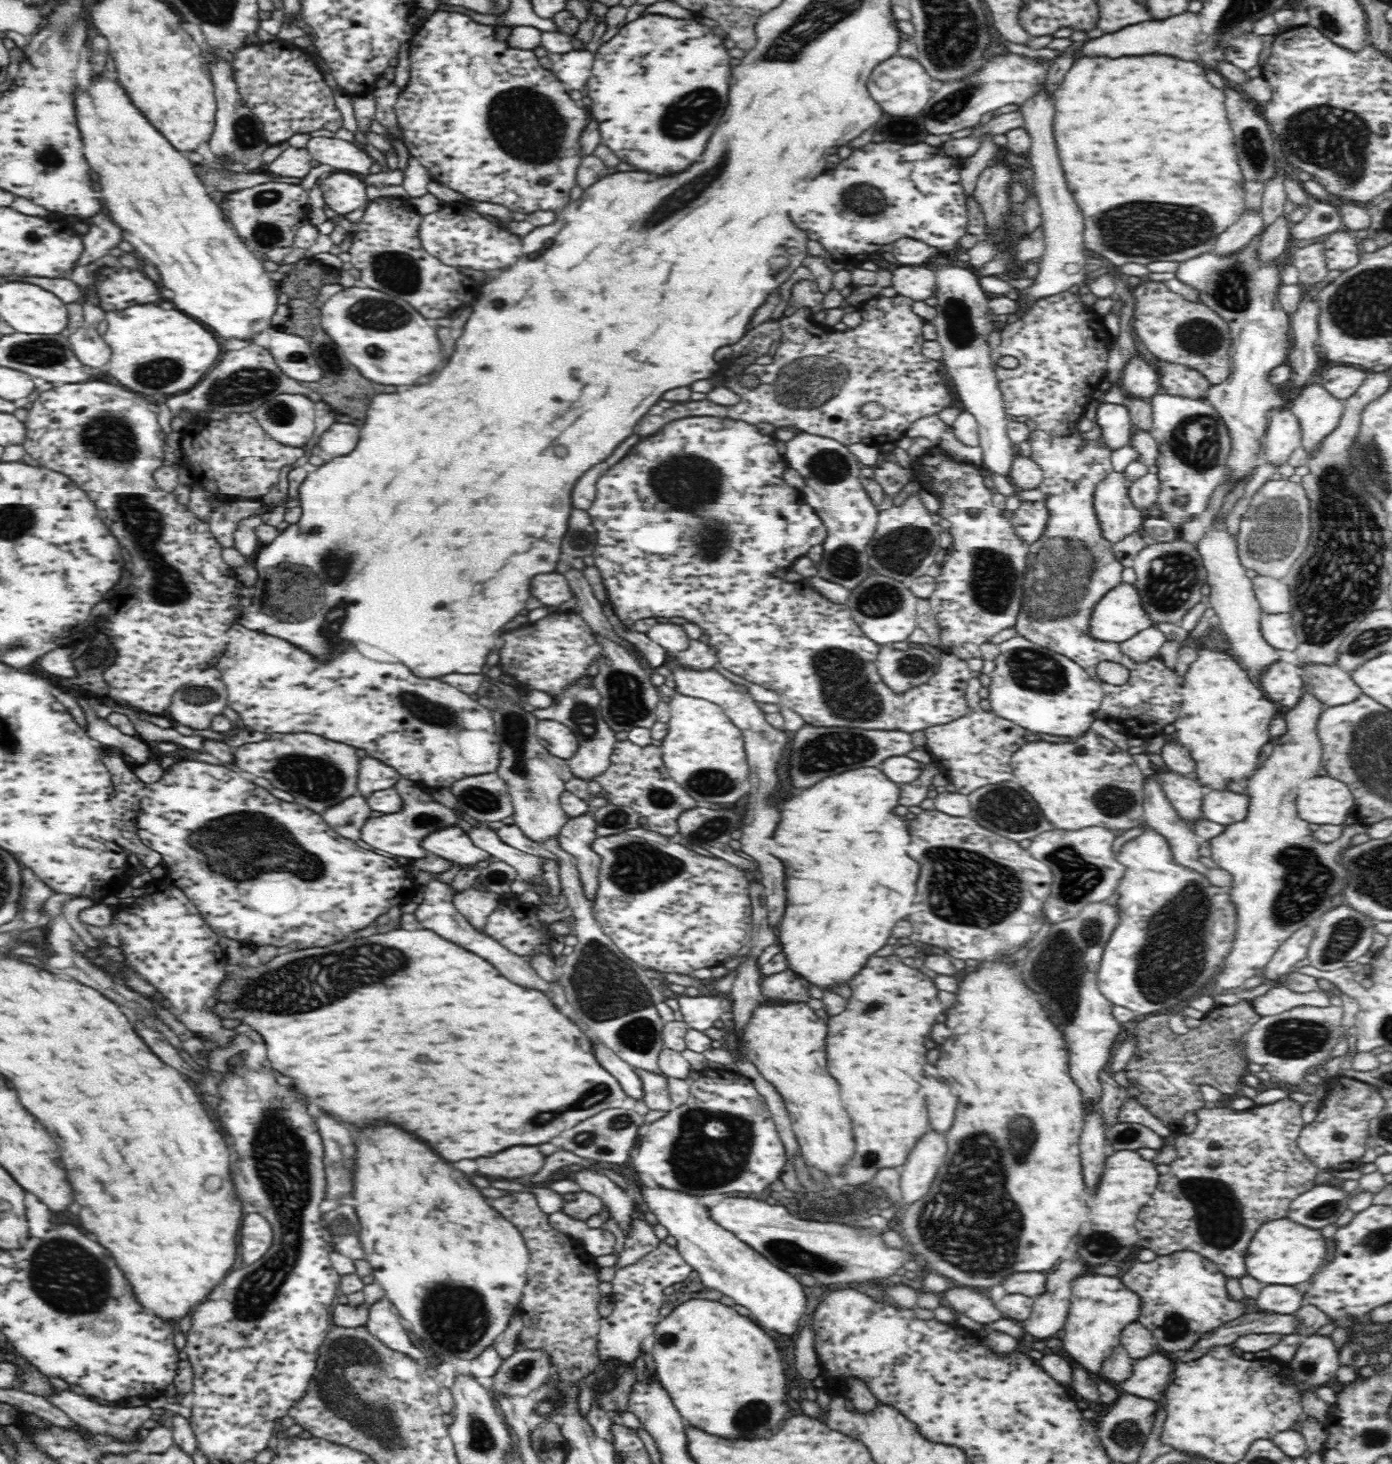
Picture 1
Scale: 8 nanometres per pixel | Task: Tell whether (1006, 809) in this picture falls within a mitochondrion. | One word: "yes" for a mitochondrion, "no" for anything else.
yes

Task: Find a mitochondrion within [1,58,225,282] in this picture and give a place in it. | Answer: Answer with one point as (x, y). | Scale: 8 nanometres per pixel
(47, 155)

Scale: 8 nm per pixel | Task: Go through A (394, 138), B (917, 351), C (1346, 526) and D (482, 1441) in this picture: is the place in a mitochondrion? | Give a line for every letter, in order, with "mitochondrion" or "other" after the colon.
A: other
B: other
C: mitochondrion
D: mitochondrion

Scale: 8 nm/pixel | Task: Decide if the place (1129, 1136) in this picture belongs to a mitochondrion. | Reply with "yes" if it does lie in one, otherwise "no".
yes

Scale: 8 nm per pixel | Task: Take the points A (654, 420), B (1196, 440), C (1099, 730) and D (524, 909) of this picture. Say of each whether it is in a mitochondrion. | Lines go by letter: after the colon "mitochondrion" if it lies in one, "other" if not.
A: other
B: mitochondrion
C: other
D: other

